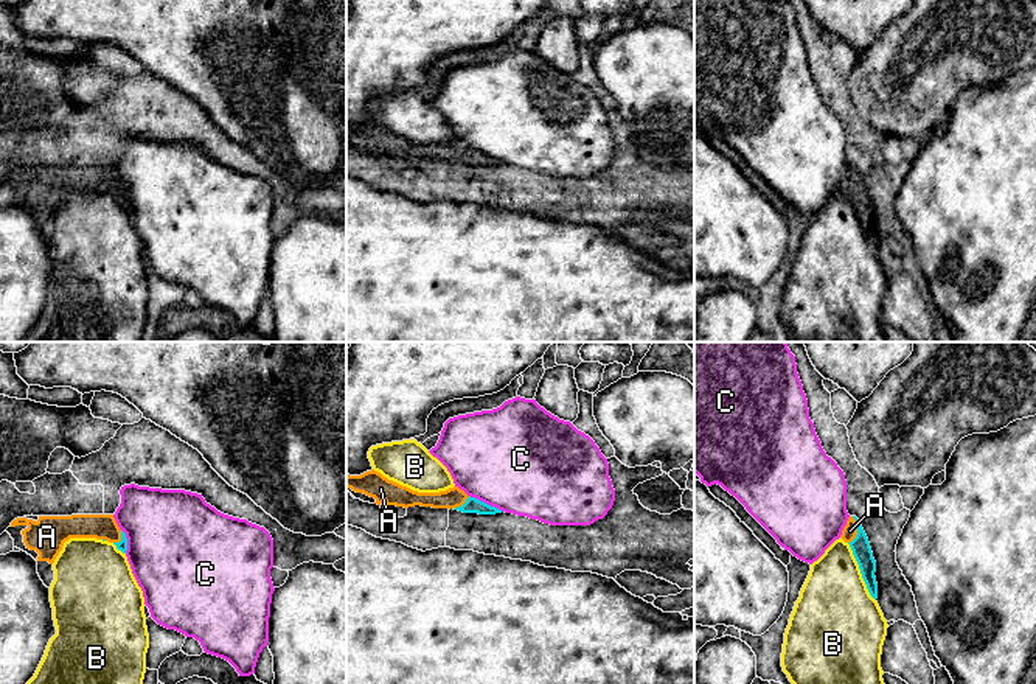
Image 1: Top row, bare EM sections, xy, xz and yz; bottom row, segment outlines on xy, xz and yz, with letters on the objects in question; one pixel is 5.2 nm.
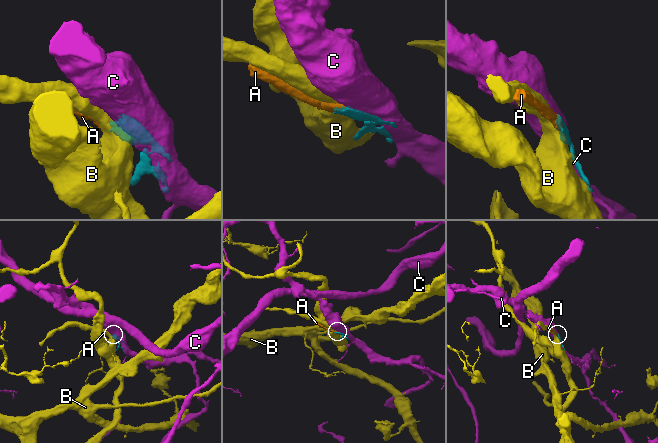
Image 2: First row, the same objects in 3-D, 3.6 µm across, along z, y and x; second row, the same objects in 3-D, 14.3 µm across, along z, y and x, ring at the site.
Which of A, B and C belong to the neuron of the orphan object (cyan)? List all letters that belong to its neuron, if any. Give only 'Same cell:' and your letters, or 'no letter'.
Same cell: A

